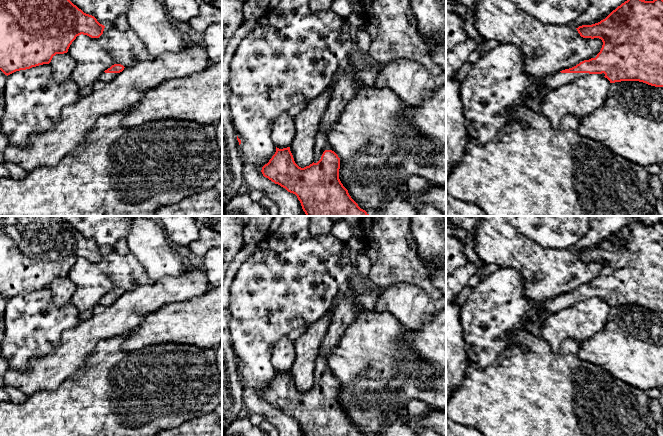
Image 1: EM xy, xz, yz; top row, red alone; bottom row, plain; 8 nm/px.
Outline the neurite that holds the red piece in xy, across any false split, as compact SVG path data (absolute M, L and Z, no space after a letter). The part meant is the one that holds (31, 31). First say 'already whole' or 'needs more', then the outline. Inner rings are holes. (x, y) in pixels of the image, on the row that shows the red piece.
already whole; M0 0L0 70L8 76L16 71L49 64L56 54L67 53L77 36L83 34L91 38L99 38L103 34L104 28L105 26L100 24L94 16L84 13L70 0Z

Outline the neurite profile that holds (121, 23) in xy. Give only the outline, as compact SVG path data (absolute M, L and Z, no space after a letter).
M122 14L116 18L116 20L111 24L111 26L115 27L119 31L126 31L130 28L129 23L127 21L127 15Z

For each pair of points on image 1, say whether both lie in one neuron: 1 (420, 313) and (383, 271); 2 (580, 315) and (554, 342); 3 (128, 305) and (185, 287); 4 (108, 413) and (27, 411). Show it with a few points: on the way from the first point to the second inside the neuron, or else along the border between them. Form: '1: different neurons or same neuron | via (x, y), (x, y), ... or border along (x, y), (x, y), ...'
1: different neurons | border along (418, 286), (395, 283), (379, 291)
2: same neuron | via (573, 322), (560, 335)
3: same neuron | via (142, 301), (171, 289)
4: same neuron | via (88, 413), (47, 413)

